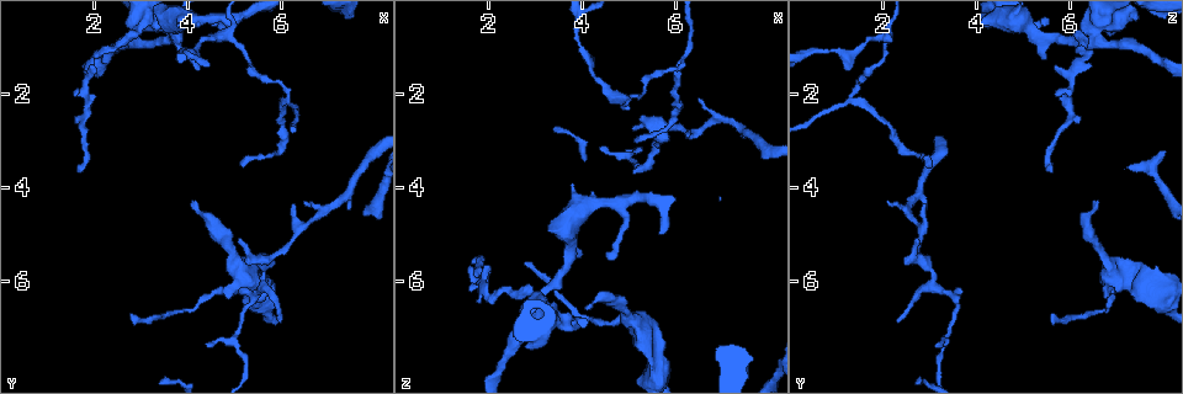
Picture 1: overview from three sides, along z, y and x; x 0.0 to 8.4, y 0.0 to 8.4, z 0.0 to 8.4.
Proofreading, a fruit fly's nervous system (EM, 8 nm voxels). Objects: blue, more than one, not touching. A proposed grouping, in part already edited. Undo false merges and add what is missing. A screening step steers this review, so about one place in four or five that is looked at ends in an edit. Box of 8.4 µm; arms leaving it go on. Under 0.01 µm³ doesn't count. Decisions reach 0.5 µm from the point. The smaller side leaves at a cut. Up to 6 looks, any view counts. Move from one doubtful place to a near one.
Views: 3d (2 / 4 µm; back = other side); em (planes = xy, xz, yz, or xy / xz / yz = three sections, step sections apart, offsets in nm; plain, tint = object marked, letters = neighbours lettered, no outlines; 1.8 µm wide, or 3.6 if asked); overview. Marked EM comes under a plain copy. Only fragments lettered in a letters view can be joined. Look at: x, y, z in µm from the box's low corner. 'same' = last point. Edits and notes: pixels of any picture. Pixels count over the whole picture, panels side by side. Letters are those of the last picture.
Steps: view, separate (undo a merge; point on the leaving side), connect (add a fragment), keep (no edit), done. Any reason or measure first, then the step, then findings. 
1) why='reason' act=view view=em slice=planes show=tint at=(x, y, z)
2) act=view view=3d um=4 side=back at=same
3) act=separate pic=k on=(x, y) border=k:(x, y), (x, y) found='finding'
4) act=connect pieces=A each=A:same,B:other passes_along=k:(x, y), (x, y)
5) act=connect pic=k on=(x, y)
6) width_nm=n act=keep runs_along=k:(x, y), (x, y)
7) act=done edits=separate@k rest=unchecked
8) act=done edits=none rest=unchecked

why='three-way junction' act=view view=3d um=2 at=(4.80, 0.75, 2.05)

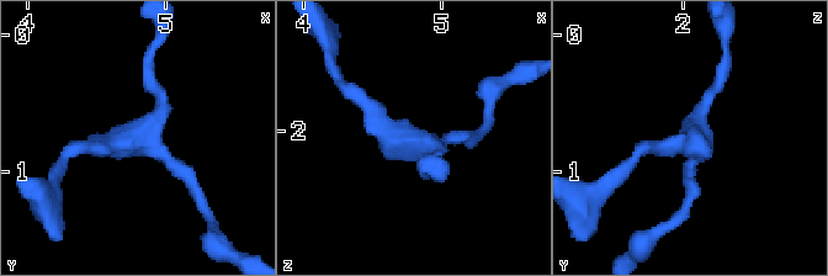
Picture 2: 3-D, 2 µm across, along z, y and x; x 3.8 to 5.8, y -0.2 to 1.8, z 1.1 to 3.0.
arms=3 act=view view=em slice=planes show=letters at=(4.82, 0.78, 2.08)

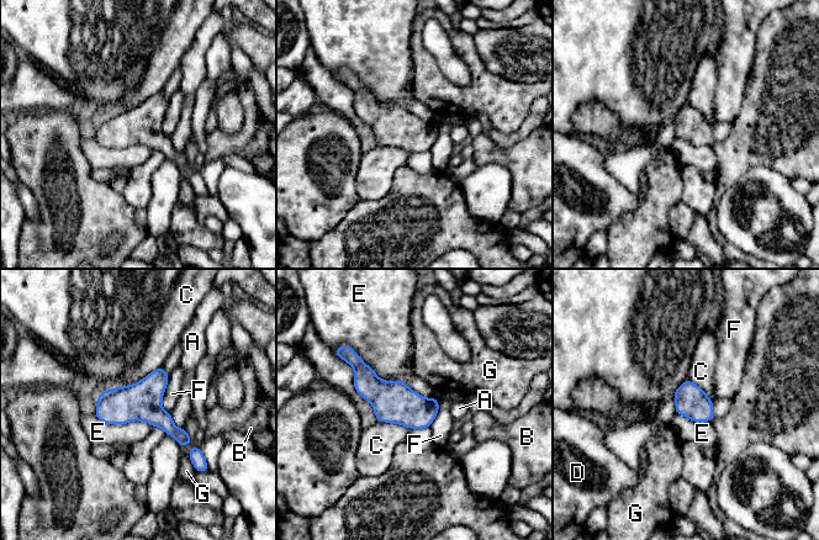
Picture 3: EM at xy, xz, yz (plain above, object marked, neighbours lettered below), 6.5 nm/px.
act=keep each=A:other,B:other,C:other,D:other,E:other,F:other,G:other found='one neuron here'

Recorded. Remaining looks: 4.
why='thin end' act=view view=3d um=4 at=(6.25, 4.35, 2.95)

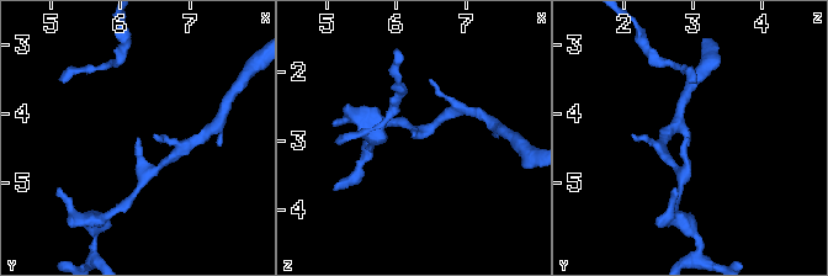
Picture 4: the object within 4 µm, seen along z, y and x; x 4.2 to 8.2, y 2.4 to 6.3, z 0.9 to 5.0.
act=view view=em slice=planes show=letters at=(6.25, 4.35, 2.95)

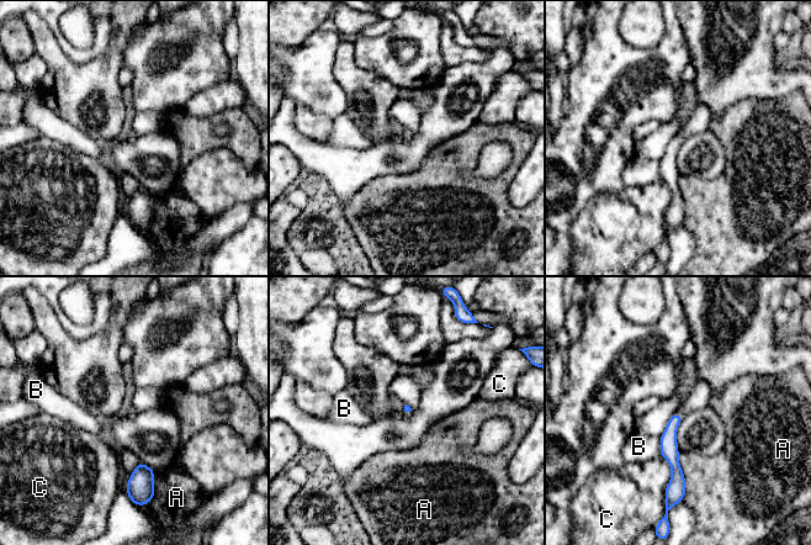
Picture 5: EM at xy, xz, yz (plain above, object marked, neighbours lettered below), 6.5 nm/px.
act=keep each=A:other,B:other,C:other runs_along=5:(677, 417), (671, 429), (677, 488) found='no lettered fragment goes on from it'

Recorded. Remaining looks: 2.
why='branch stops here' act=view view=3d um=4 at=(1.70, 3.70, 5.60)

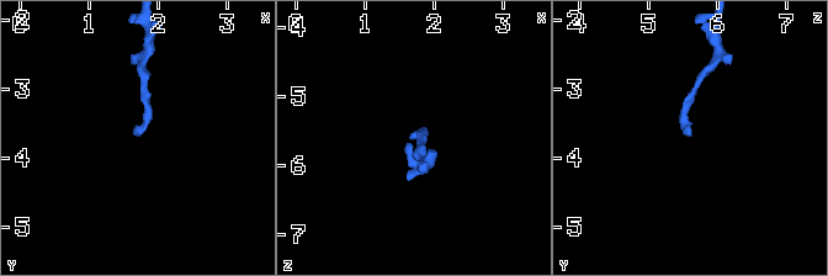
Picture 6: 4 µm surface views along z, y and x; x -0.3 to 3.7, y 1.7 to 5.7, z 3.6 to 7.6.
why='now the EM' act=view view=em slice=yz step=8 show=letters at=(1.65, 3.65, 5.60)

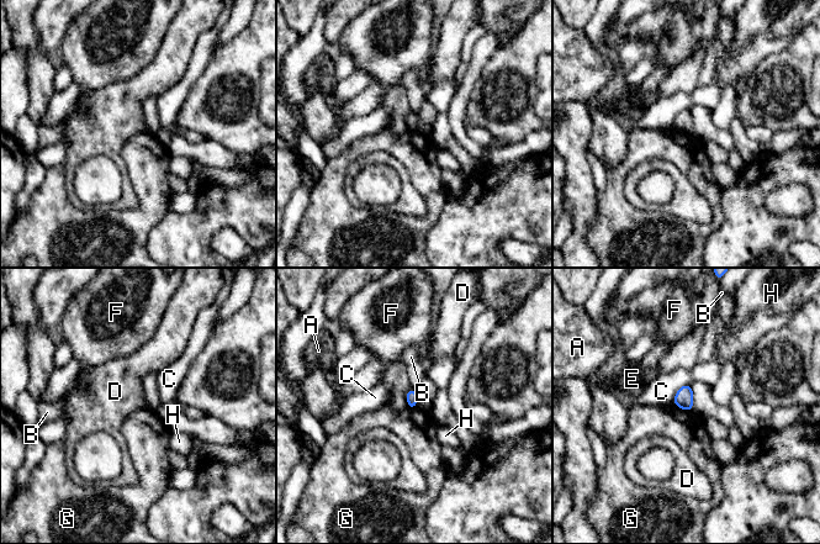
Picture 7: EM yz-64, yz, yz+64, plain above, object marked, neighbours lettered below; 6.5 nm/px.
act=keep each=A:other,B:other,C:other,D:other,E:other,F:other,G:other,H:other border=7:(673, 403), (691, 412) found='none of them fits'

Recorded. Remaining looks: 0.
act=done edits=none rest=unchecked

